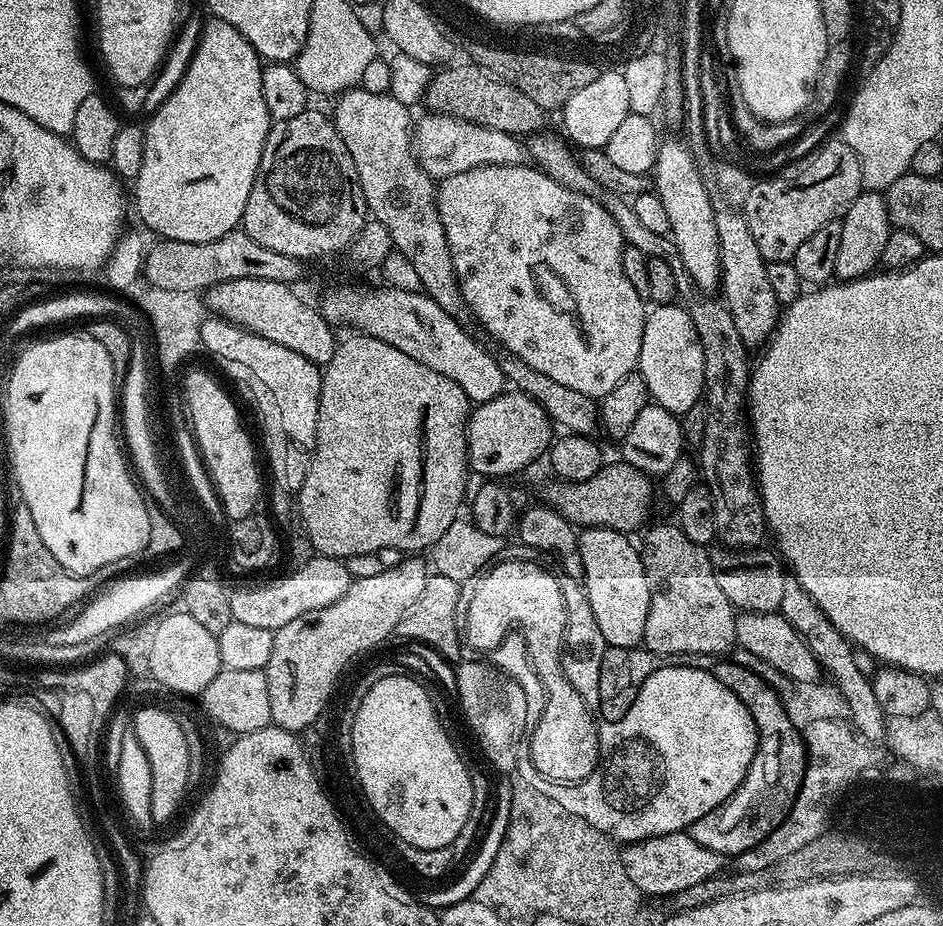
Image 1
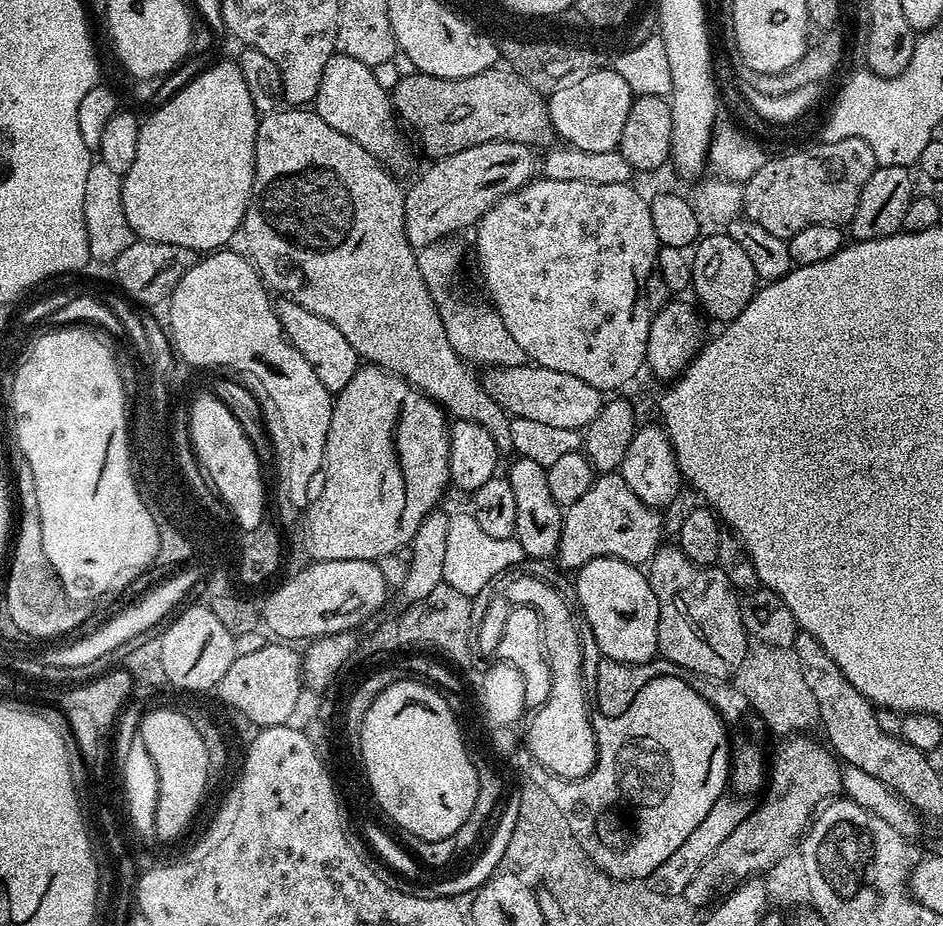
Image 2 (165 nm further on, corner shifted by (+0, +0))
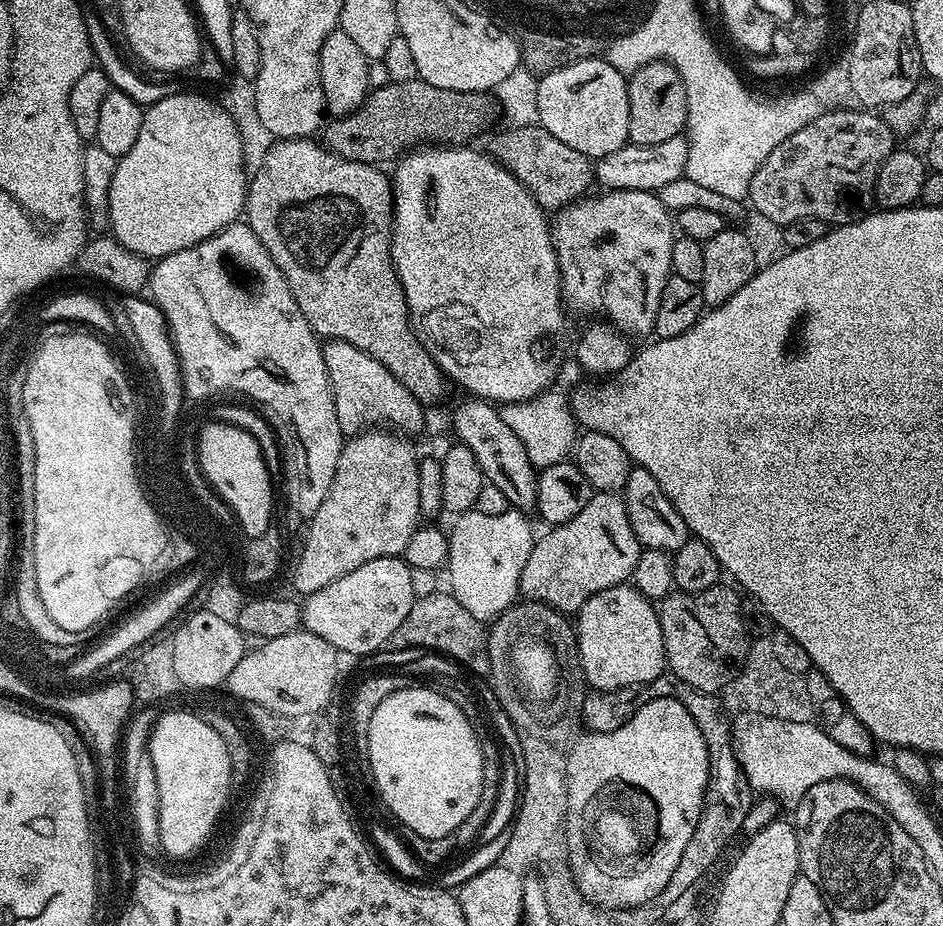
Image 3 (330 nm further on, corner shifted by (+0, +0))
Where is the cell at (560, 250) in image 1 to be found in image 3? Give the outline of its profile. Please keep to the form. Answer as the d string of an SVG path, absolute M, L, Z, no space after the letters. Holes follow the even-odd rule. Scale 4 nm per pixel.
M608 190L604 196L585 195L583 198L573 201L572 204L565 205L555 213L554 219L551 221L552 229L552 245L556 251L558 258L558 266L560 267L560 287L562 289L562 299L566 305L567 311L572 312L601 312L603 319L612 327L617 328L628 338L634 336L653 335L656 327L656 315L658 314L658 302L662 302L662 286L666 286L669 276L672 275L672 267L670 266L670 250L672 249L672 241L674 239L674 220L670 215L670 211L666 205L662 203L659 195L655 192L643 192L642 190Z

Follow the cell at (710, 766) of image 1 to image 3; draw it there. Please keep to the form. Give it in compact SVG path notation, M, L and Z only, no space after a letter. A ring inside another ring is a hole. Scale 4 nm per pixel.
M673 696L639 705L632 724L612 736L588 736L572 756L572 816L568 816L581 894L592 902L604 900L603 907L608 910L630 910L638 898L652 896L652 891L661 895L680 864L686 842L694 835L694 826L698 826L708 778L708 751L700 722Z

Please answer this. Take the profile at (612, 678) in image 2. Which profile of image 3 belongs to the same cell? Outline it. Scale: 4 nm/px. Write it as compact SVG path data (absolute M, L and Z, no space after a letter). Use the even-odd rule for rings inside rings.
M665 674L651 680L650 683L637 687L635 692L630 688L619 688L617 692L598 692L593 691L588 695L588 722L595 726L595 728L609 728L616 727L624 720L626 714L634 711L634 703L632 704L632 695L636 695L635 703L637 705L650 702L654 698L670 698L673 696L678 702L682 702L682 706L686 706L686 710L690 710L690 714L694 719L700 722L700 729L702 730L702 738L706 742L706 750L708 751L708 788L704 792L704 809L698 818L698 826L694 826L694 834L696 840L686 842L686 850L682 850L682 858L679 866L676 867L671 881L667 883L667 888L662 892L663 900L666 903L671 901L678 902L686 891L690 891L697 887L699 880L711 870L716 864L716 859L724 852L724 847L735 838L736 835L741 835L744 819L750 807L749 793L746 791L746 781L744 773L740 770L740 763L736 757L736 748L732 745L732 721L728 713L721 703L721 697L711 692L700 692L694 686L690 686L686 682L682 682L678 677Z

